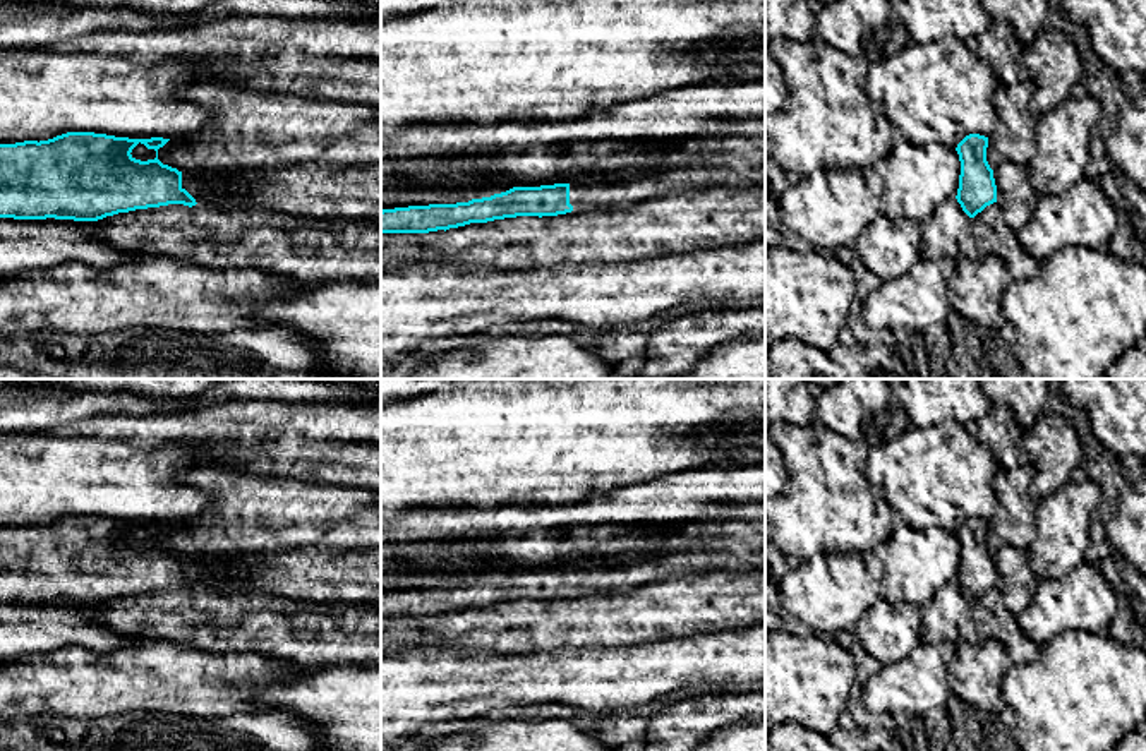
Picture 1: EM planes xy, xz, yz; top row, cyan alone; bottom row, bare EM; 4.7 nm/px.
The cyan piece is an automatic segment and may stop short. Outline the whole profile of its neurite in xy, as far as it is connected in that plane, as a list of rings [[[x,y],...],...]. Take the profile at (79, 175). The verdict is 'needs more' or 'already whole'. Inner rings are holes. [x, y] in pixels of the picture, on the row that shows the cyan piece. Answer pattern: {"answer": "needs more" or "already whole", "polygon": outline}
{"answer": "needs more", "polygon": [[[67,132],[39,142],[0,144],[0,218],[98,221],[118,213],[168,204],[204,206],[202,183],[197,180],[199,171],[182,173],[158,159],[158,149],[168,141],[163,137],[129,139],[94,132]],[[139,142],[154,149],[156,158],[136,159],[130,153]]]}

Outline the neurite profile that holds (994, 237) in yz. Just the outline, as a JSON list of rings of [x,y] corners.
[[[997,202],[973,218],[973,231],[980,255],[997,255],[1012,279],[1026,281],[1038,274],[1040,262],[1021,247],[1017,231],[1005,223]]]

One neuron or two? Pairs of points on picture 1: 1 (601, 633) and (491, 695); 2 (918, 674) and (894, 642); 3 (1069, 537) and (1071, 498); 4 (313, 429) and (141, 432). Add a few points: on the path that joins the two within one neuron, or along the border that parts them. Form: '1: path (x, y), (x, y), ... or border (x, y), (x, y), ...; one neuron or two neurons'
1: border (618, 645), (558, 645), (539, 650); two neurons
2: border (922, 642), (899, 660), (882, 667); two neurons
3: path (1069, 527), (1071, 508); one neuron
4: path (270, 429), (184, 429); one neuron

